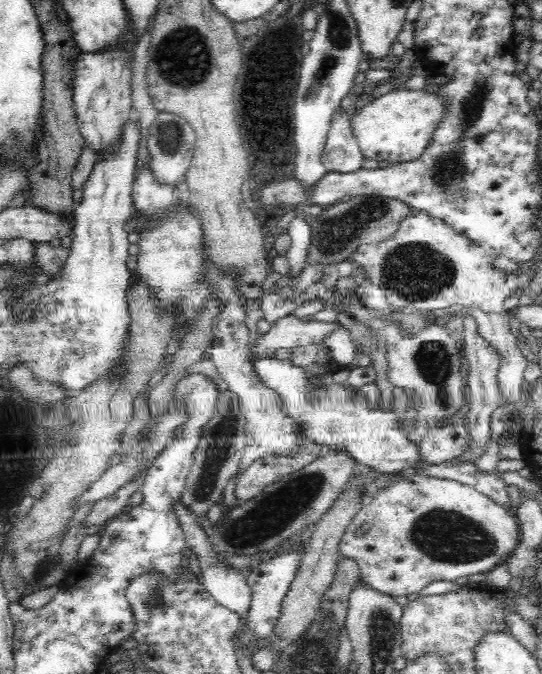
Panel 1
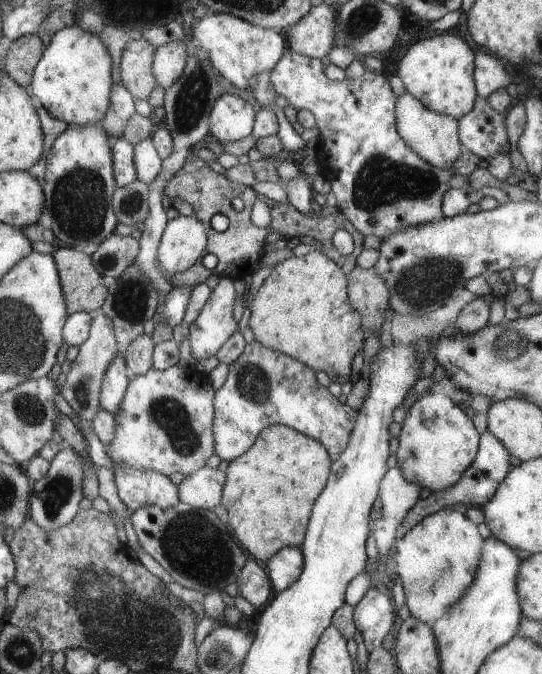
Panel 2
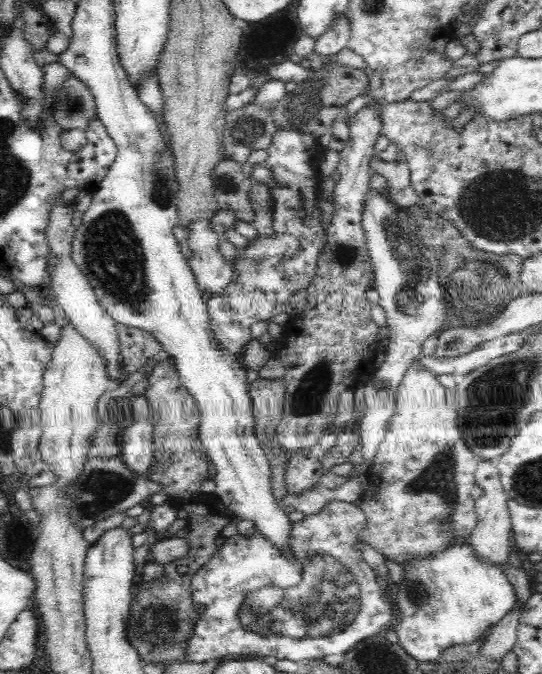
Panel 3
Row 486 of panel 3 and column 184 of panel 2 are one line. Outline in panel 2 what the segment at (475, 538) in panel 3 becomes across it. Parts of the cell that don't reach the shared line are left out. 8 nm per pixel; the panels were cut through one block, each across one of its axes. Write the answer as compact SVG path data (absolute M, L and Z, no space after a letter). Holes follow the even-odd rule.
M200 468L182 478L179 484L179 500L193 508L210 510L220 505L226 486L226 472L219 468Z

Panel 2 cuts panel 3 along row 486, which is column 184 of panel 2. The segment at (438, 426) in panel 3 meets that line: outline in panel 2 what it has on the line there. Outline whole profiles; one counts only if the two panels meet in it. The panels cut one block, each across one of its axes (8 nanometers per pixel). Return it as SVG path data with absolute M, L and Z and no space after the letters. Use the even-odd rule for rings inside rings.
M176 365L164 371L148 370L142 376L131 378L128 390L124 392L124 400L120 406L120 414L113 416L116 422L116 438L106 444L106 454L110 456L114 467L126 466L132 470L154 470L170 477L175 473L191 474L197 472L214 454L214 408L212 406L214 388L211 378L199 370L196 365Z

